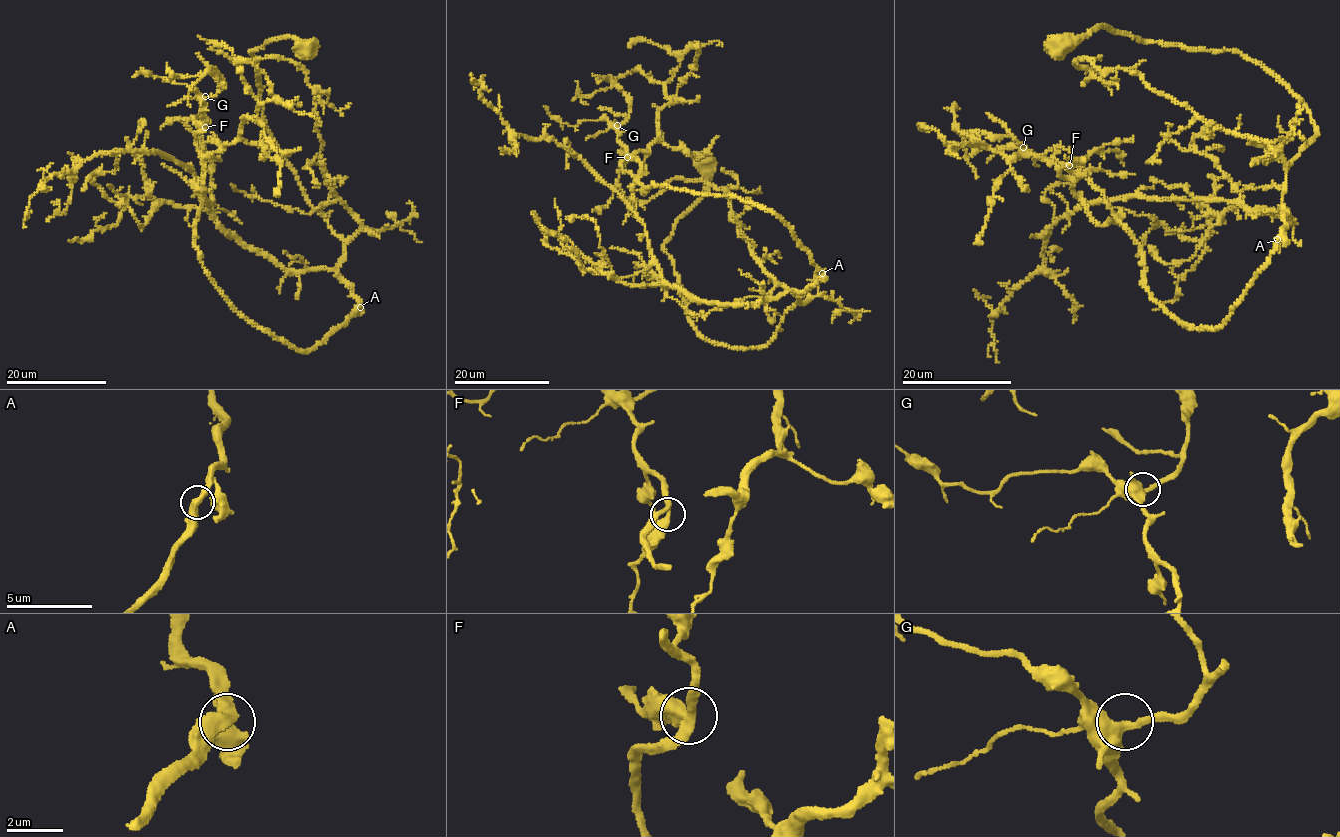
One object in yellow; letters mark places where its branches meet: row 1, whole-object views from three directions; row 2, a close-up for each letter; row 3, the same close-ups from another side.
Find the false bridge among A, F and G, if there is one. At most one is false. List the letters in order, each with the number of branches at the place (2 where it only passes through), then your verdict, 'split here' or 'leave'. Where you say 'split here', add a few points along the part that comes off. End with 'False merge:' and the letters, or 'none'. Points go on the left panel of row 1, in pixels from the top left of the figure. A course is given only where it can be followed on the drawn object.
A: branches 3; leave
F: branches 3; leave
G: branches 3; leave
False merge: none

